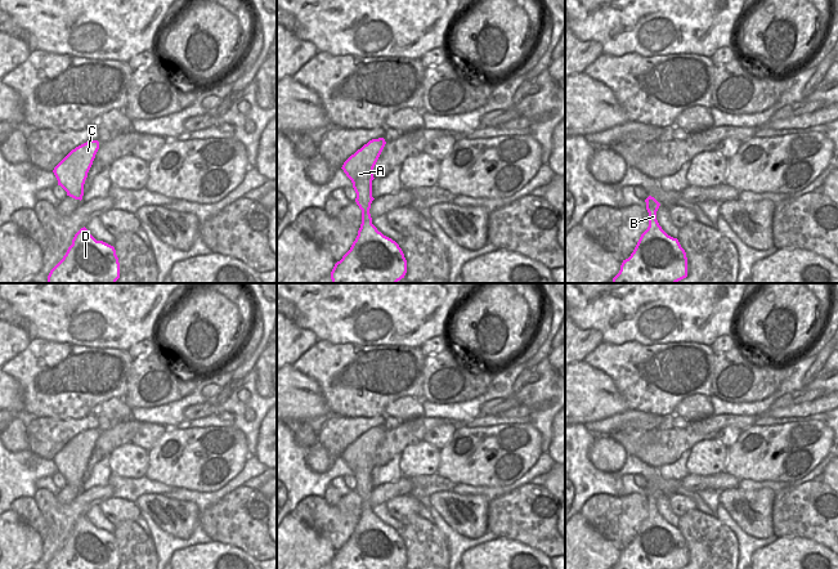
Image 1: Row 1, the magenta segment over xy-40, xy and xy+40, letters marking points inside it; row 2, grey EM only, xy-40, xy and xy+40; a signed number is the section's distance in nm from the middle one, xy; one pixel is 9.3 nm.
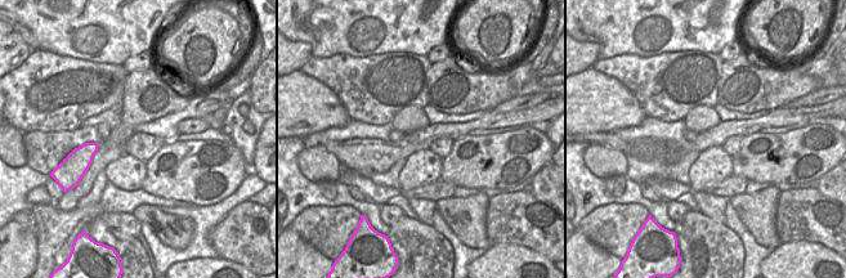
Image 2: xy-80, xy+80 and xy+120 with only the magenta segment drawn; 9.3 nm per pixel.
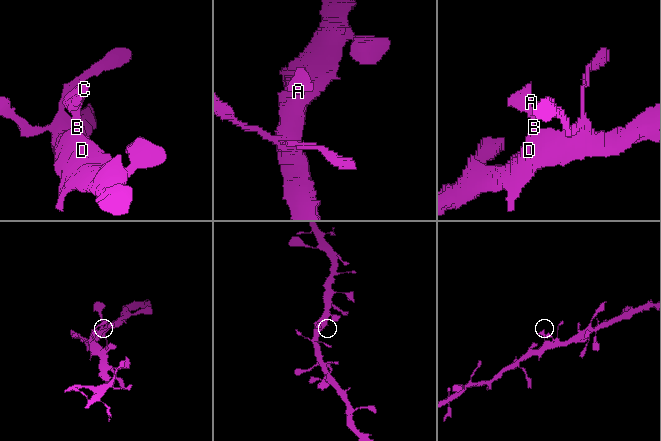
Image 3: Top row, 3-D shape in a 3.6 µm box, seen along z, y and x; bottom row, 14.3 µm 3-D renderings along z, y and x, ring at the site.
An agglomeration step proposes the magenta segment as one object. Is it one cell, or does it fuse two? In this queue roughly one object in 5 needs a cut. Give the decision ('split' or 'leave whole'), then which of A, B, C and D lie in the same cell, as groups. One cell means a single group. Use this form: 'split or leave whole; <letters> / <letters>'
leave whole; A B C D

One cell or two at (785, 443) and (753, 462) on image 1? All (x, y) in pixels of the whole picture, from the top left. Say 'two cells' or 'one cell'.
one cell

